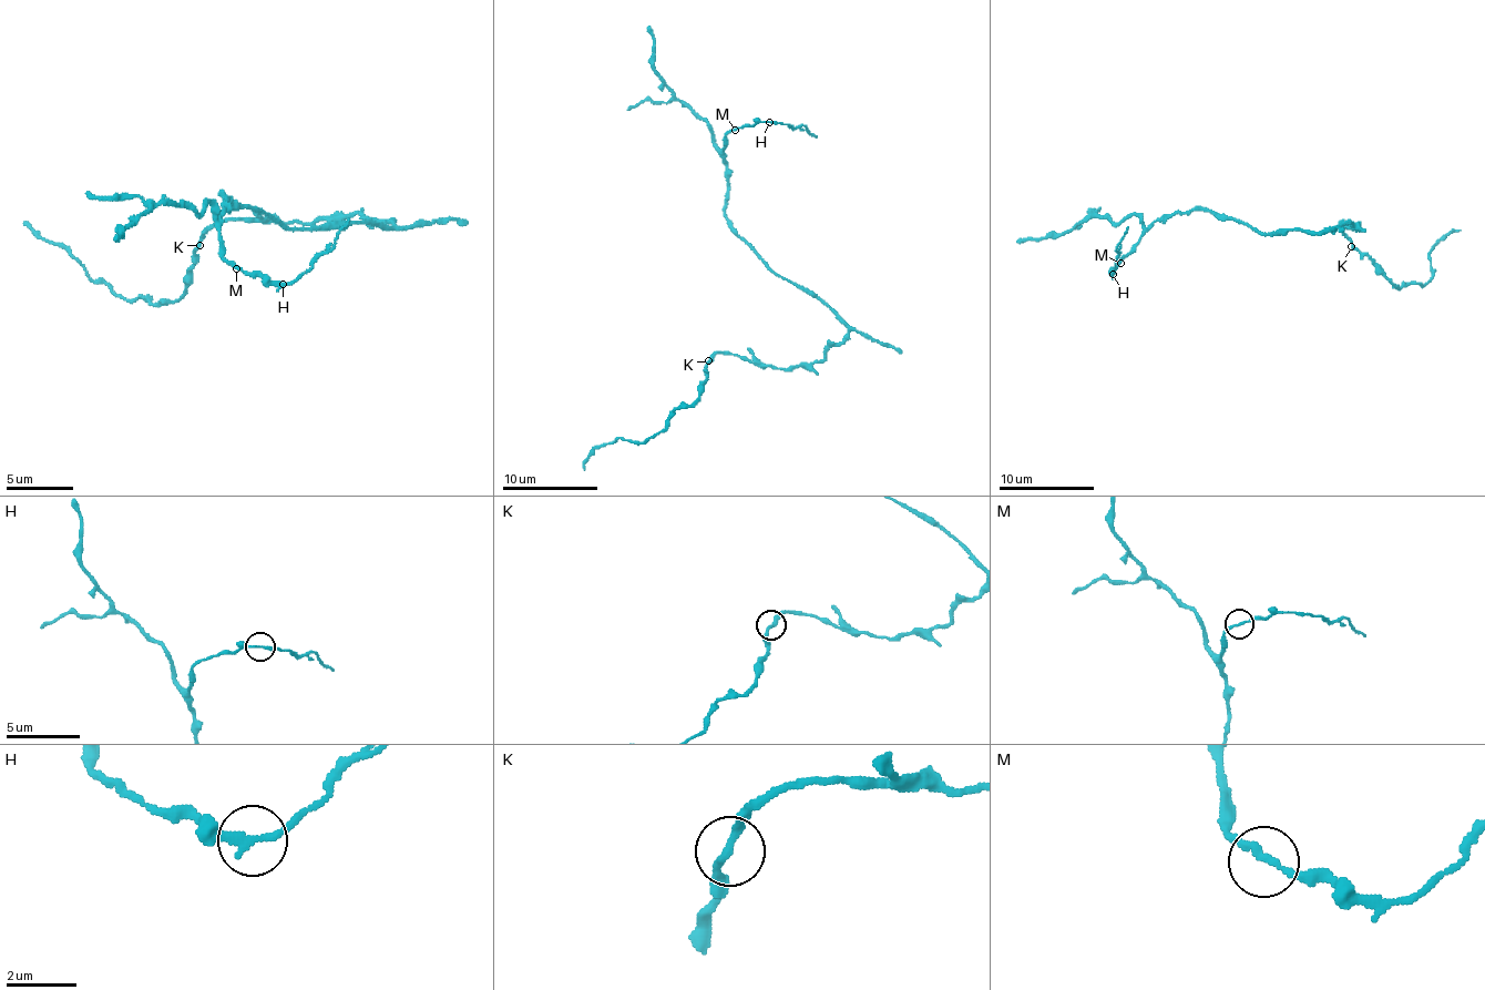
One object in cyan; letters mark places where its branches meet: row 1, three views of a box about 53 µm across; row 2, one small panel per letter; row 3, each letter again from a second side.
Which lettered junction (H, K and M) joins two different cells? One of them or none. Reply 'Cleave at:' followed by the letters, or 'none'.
Cleave at: H

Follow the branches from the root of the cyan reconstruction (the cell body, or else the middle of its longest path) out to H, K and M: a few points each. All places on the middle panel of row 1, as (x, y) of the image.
H: (845, 323), (818, 298), (782, 279), (737, 234), (725, 215), (728, 167), (723, 139), (733, 130), (768, 122)
K: (845, 323), (847, 334), (828, 348), (820, 360), (770, 368), (749, 363), (733, 354), (716, 354), (708, 360)
M: (845, 323), (818, 298), (782, 279), (737, 234), (725, 215), (728, 167), (723, 139), (735, 130)

